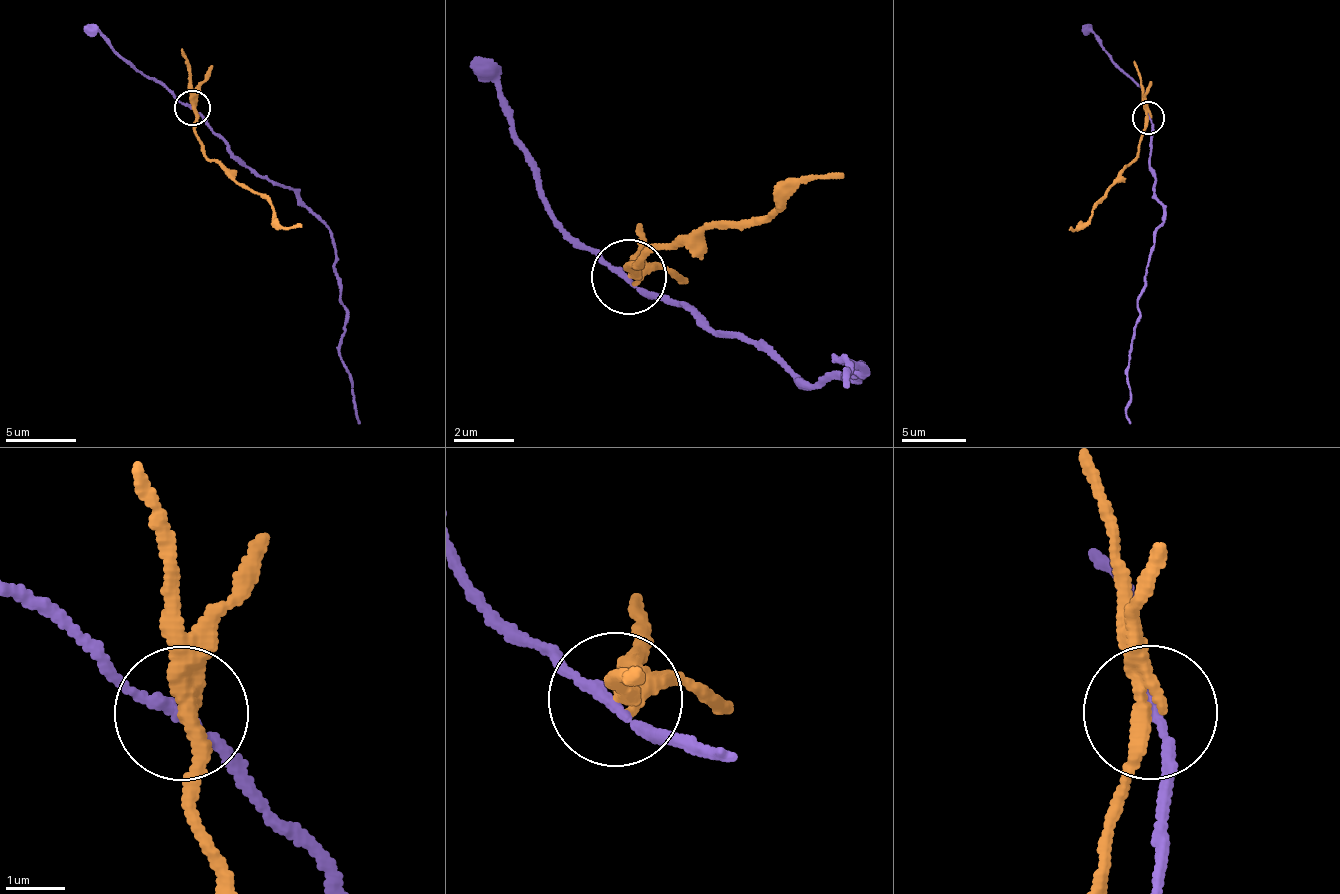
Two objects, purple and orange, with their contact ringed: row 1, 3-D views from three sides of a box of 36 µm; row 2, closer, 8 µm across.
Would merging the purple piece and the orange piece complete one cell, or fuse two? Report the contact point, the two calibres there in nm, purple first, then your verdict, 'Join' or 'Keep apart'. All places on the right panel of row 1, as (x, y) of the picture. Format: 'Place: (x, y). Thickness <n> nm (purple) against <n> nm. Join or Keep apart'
Place: (1148, 118). Thickness 160 nm (purple) against 260 nm. Keep apart

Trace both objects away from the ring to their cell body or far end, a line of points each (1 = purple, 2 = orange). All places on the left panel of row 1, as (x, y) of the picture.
1: (191, 108), (234, 154), (306, 204), (328, 230), (346, 312), (341, 351), (354, 418), (359, 424)
2: (191, 108), (200, 148), (208, 160), (222, 160), (260, 194), (283, 228), (303, 226)

